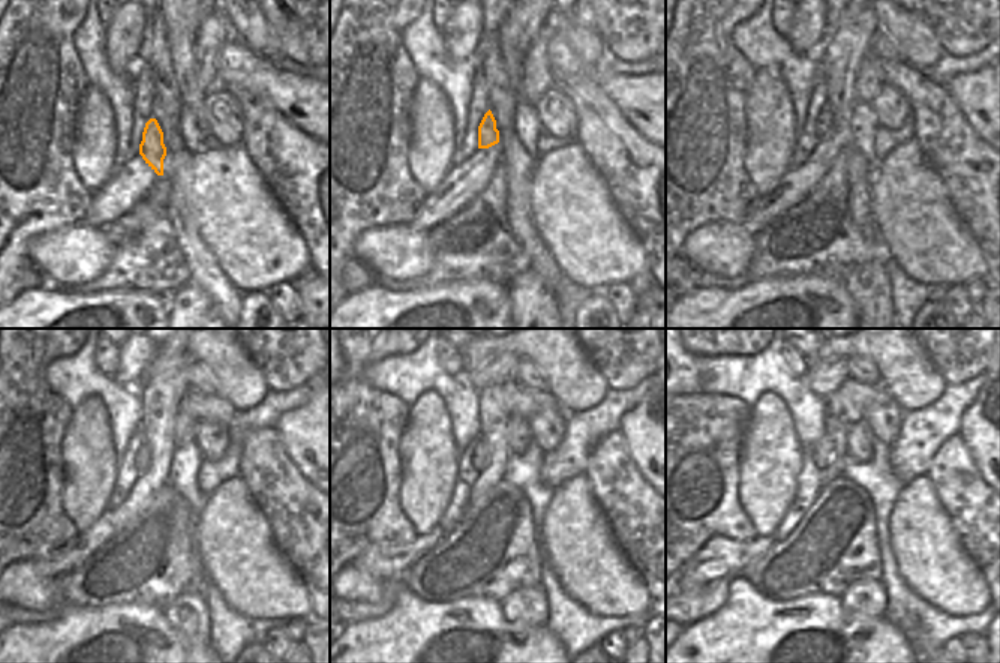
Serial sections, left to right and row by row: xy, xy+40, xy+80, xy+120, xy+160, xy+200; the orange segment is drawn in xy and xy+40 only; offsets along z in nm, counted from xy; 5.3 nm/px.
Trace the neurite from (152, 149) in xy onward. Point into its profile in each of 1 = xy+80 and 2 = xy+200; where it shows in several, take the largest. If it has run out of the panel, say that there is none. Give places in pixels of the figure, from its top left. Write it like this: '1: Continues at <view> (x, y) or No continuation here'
1: Continues at xy+80 (823, 125)
2: Continues at xy+200 (822, 450).

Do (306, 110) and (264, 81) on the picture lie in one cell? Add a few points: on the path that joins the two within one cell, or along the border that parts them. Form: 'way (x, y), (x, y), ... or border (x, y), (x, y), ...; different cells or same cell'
way (296, 99), (275, 84); same cell

